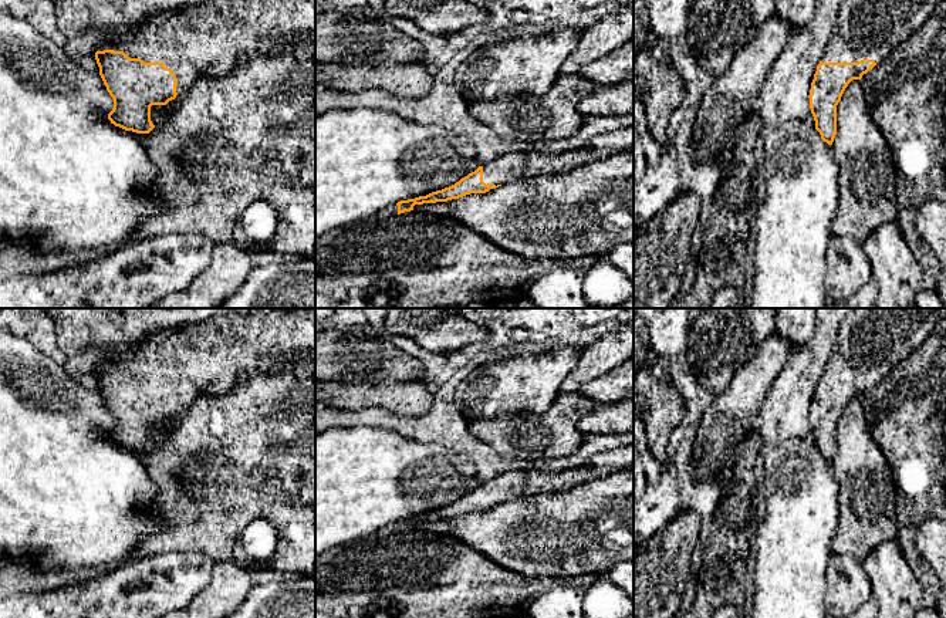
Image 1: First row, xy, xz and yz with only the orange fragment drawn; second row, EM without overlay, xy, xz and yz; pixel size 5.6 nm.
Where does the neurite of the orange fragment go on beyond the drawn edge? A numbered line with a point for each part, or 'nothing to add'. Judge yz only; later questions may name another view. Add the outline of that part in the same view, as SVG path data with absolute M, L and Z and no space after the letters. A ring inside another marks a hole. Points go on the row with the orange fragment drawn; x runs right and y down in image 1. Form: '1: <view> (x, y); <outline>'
1: yz (864, 29); M844 0L822 63L886 60L932 16L936 0Z

